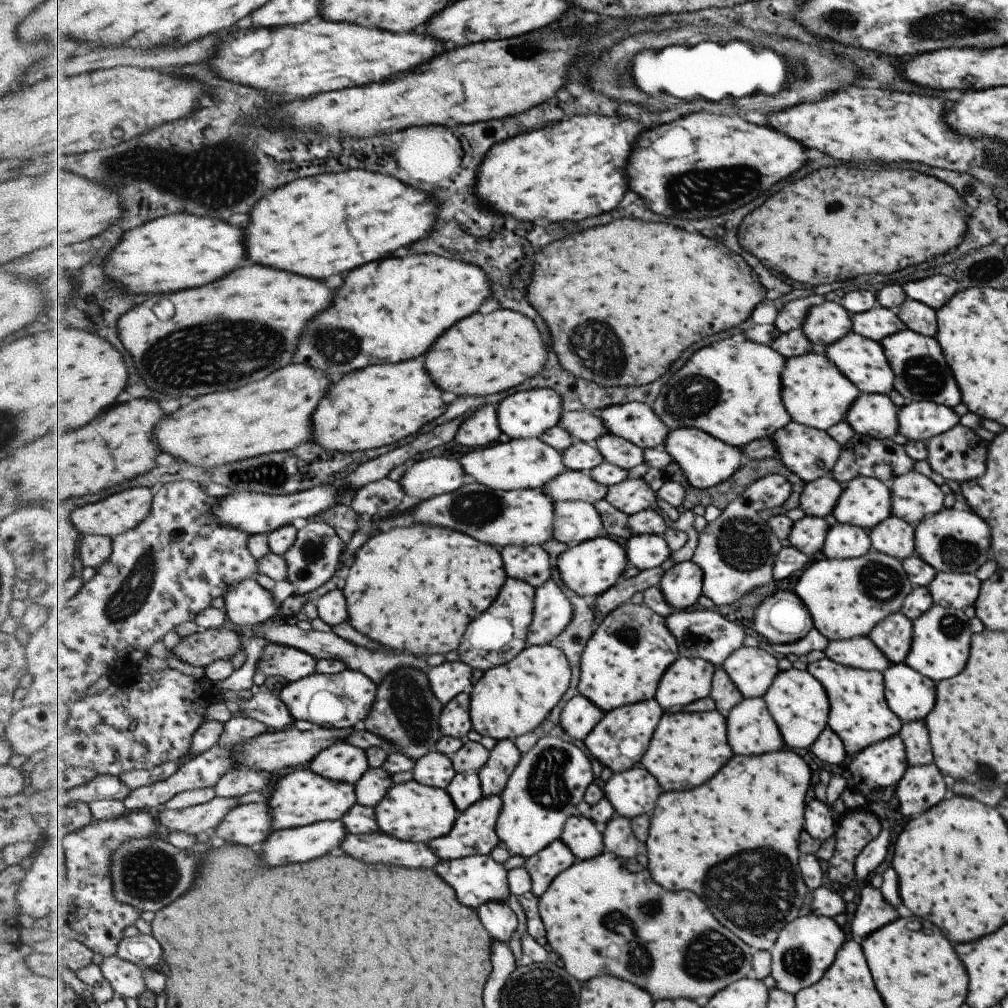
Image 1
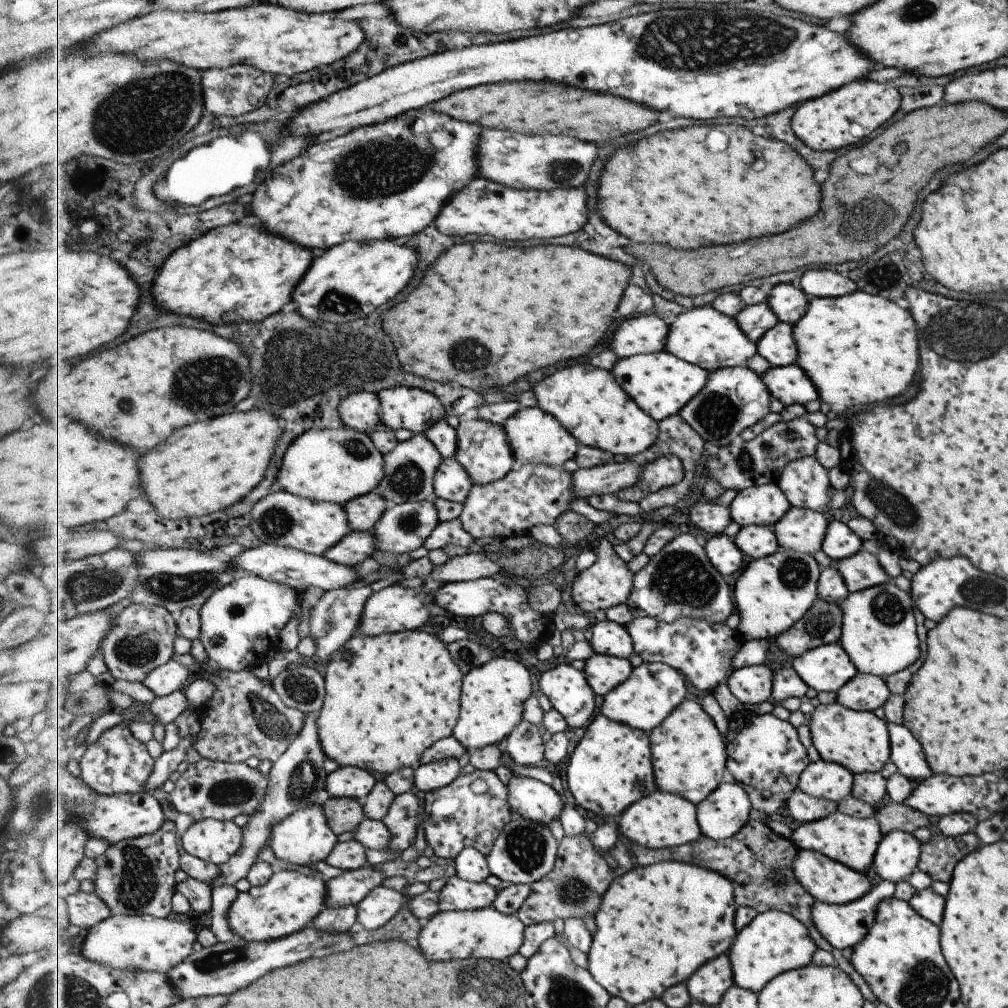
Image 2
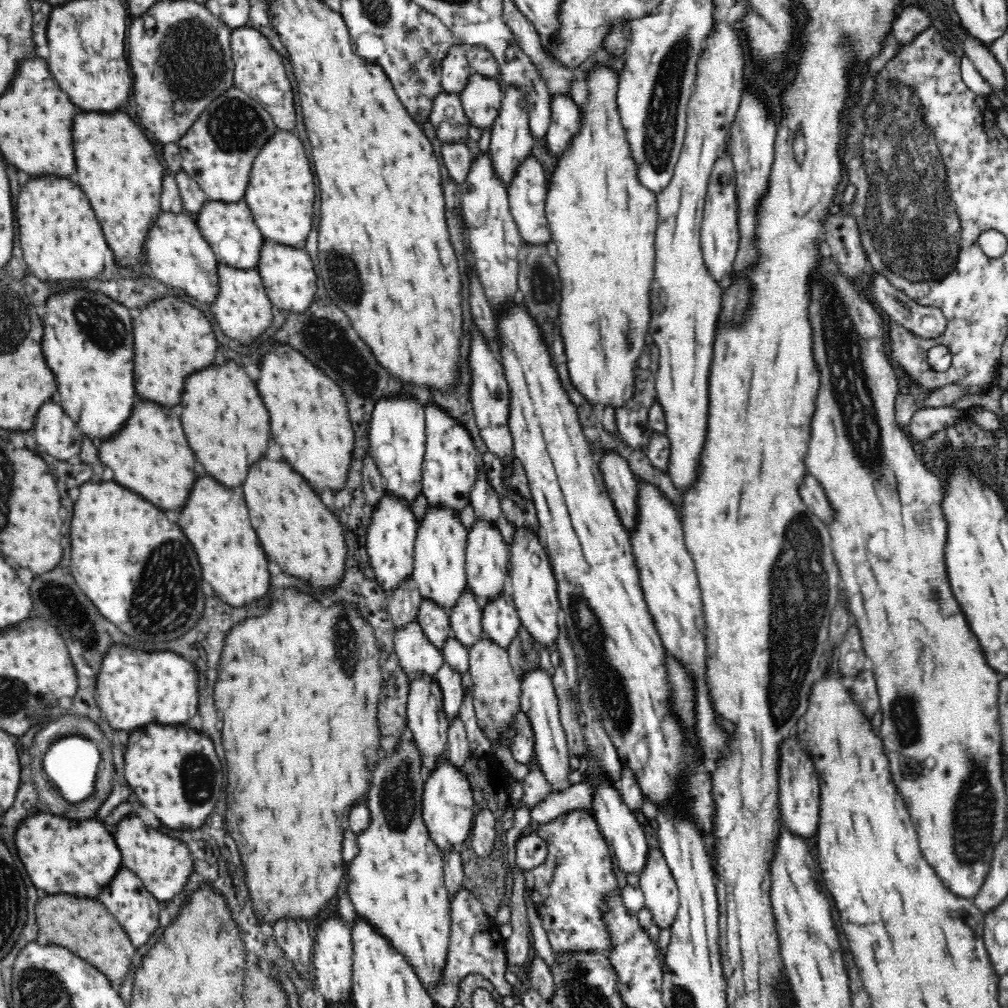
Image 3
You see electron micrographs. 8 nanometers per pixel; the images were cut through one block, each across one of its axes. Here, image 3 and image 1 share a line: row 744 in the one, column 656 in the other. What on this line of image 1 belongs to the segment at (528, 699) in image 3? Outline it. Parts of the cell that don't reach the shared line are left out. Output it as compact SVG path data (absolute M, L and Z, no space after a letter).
M652 534L633 535L627 540L625 549L631 566L639 571L661 566L672 552L665 537Z

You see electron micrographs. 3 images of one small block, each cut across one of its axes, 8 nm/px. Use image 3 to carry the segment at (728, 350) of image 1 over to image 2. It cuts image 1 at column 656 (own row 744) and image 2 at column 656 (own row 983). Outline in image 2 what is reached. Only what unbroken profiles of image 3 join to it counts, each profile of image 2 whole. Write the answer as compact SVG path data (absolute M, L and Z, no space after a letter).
M591 363L557 370L533 386L537 406L553 414L580 445L597 447L613 454L632 457L657 443L660 422L623 390L613 372Z

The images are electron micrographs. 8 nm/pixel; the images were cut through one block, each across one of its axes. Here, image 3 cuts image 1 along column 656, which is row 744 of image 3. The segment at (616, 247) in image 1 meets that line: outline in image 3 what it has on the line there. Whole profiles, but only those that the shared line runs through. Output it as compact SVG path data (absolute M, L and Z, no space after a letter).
M286 592L282 600L276 600L272 610L266 616L250 618L234 626L226 638L226 650L222 652L220 668L218 668L218 682L214 690L216 706L222 710L222 740L224 740L224 754L226 754L226 798L228 798L228 810L226 810L226 826L230 830L230 836L234 838L240 860L244 866L244 880L248 882L252 910L256 921L262 924L274 926L280 920L294 920L310 922L316 920L317 914L324 914L332 904L332 900L338 890L340 882L346 876L346 864L342 858L342 842L346 838L346 832L350 830L348 818L352 808L362 802L368 796L368 788L374 782L375 772L372 770L382 760L380 746L380 725L378 724L378 707L380 693L383 690L383 678L379 663L379 648L373 633L371 623L364 620L352 608L344 606L322 606L320 602L314 602L312 598L294 592Z

